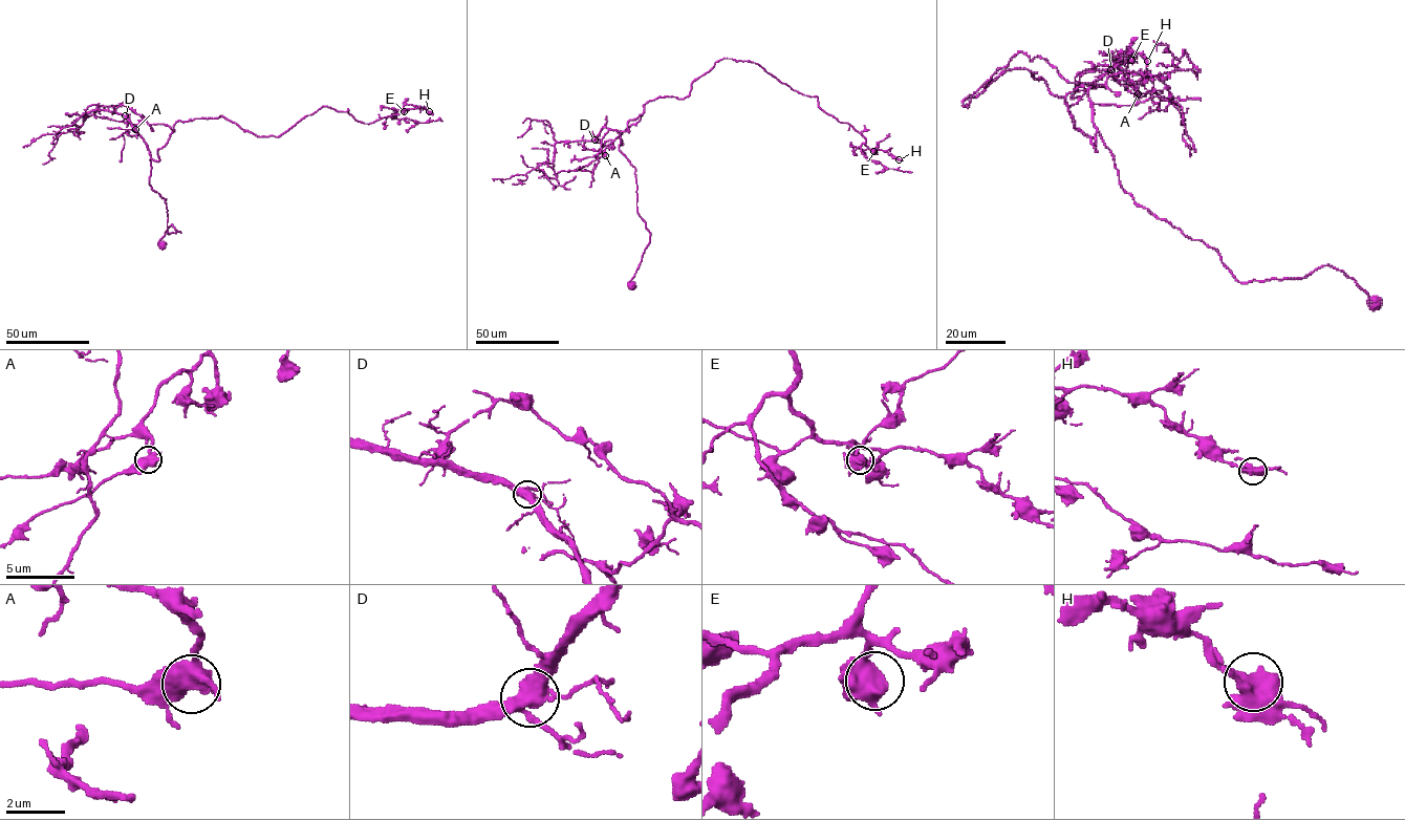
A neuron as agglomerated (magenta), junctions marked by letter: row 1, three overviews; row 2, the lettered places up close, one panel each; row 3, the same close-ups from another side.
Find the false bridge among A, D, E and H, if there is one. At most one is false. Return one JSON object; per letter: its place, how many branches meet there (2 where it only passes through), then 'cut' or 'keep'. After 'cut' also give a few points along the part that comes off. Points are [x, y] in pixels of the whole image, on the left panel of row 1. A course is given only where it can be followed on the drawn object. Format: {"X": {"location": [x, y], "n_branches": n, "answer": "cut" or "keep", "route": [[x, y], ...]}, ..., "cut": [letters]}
{"A": {"location": [135, 129], "n_branches": 3, "answer": "keep"}, "D": {"location": [125, 115], "n_branches": 4, "answer": "keep"}, "E": {"location": [404, 111], "n_branches": 3, "answer": "keep"}, "H": {"location": [429, 111], "n_branches": 4, "answer": "keep"}, "cut": []}

